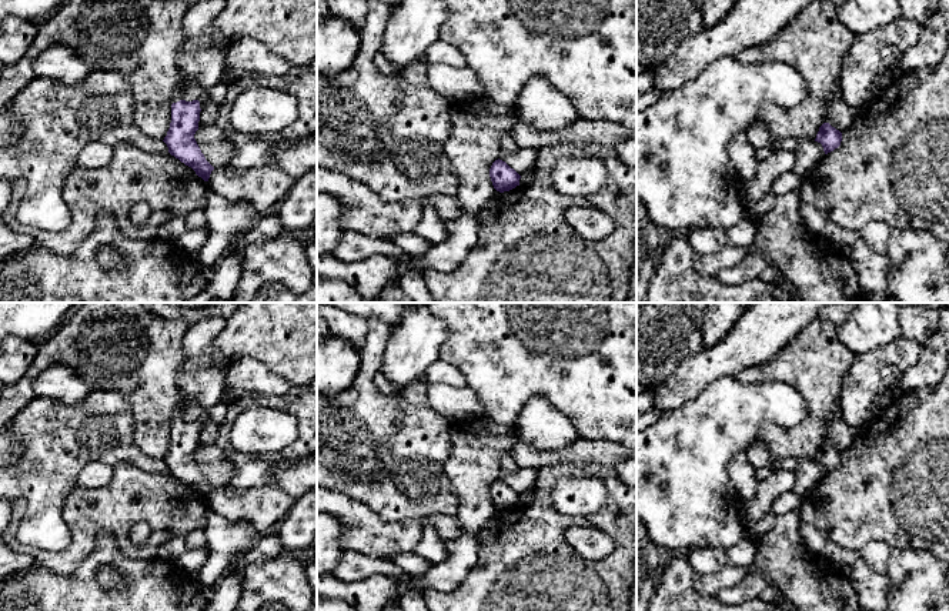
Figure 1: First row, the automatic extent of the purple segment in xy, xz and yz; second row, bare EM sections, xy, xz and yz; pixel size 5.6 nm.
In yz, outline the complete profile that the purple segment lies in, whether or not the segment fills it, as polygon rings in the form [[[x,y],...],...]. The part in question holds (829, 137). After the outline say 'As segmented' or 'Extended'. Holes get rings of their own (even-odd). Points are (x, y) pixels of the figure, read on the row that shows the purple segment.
[[[823,123],[819,127],[815,141],[821,143],[825,154],[828,154],[841,146],[842,133],[829,123]]]. As segmented

